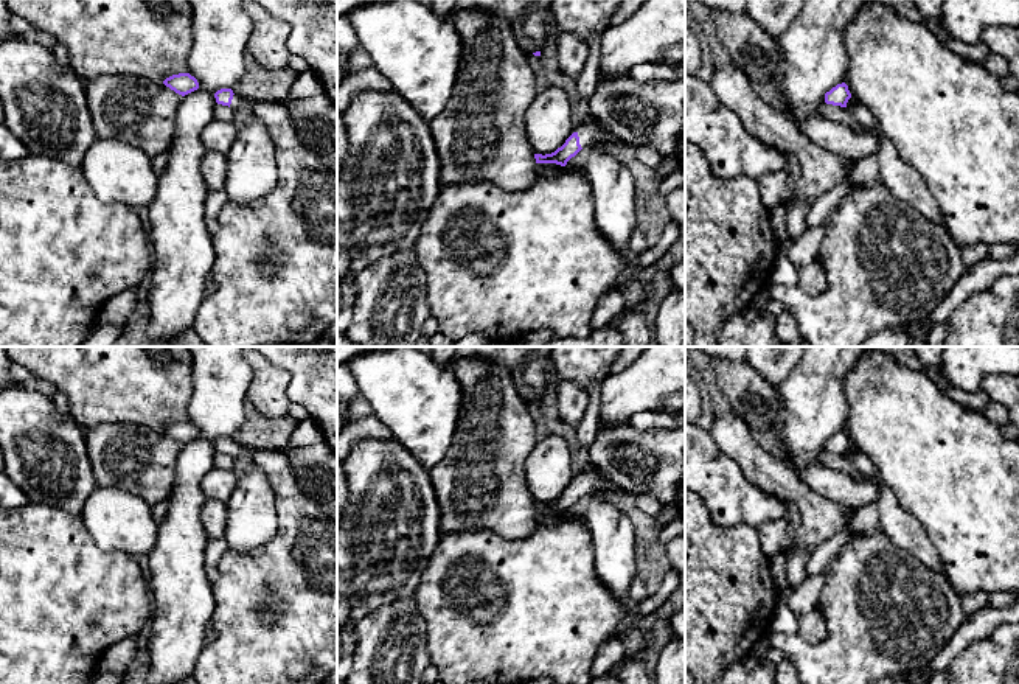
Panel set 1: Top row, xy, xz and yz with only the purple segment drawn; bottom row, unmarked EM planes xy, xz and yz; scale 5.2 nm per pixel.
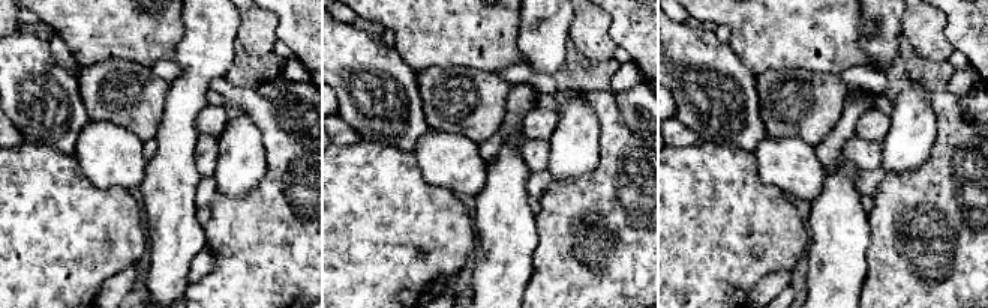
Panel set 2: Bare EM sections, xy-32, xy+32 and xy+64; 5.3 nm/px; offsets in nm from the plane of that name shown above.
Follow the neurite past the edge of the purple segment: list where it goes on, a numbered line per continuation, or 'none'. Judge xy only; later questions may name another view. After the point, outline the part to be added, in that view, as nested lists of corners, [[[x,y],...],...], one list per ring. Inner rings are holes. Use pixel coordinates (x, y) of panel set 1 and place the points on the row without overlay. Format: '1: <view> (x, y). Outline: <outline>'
1: xy (275, 617). Outline: [[[233,443],[230,455],[238,463],[253,463],[267,474],[275,491],[278,530],[270,543],[256,550],[235,552],[228,549],[217,564],[216,569],[219,572],[219,578],[214,585],[211,585],[216,606],[210,620],[216,631],[216,637],[202,648],[194,667],[194,678],[199,684],[323,684],[326,676],[337,670],[337,522],[298,487],[292,473],[290,460],[283,451],[250,451],[238,443]]]

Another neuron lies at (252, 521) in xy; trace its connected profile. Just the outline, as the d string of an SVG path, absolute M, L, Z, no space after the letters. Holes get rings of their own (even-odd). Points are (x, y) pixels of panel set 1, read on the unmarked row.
M239 463L236 487L225 504L230 550L252 552L273 539L278 530L275 491L263 469L253 463Z

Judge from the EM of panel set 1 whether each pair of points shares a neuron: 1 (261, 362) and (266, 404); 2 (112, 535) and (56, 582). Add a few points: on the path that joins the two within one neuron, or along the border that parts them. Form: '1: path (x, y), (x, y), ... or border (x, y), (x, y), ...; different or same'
1: path (264, 373), (266, 394); same
2: border (79, 516), (101, 549), (125, 551), (132, 557); different

